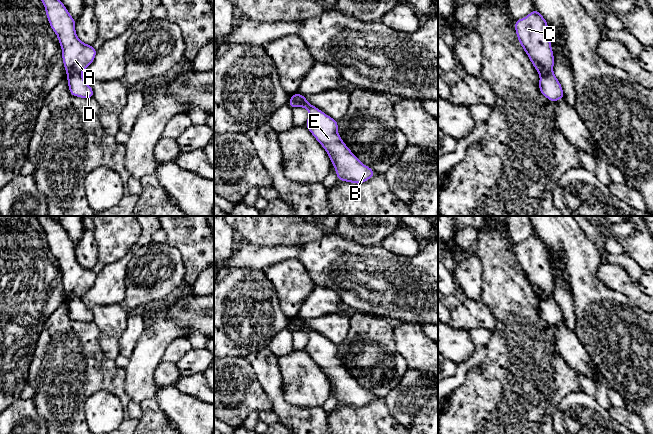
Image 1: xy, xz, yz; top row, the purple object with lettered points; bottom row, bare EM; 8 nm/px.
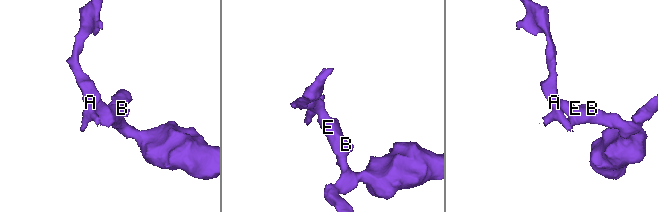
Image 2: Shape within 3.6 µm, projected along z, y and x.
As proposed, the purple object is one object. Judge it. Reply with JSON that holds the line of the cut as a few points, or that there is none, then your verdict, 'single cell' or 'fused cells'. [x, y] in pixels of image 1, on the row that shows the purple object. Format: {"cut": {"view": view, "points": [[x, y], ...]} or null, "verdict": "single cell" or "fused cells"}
{"cut": {"view": "xy", "points": [[80, 73], [67, 74]]}, "verdict": "fused cells"}

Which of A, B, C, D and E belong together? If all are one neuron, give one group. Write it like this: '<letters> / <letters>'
A B C E / D

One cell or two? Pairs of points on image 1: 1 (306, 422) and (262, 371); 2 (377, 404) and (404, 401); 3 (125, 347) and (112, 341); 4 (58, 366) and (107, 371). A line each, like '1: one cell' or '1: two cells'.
1: one cell
2: two cells
3: two cells
4: one cell

